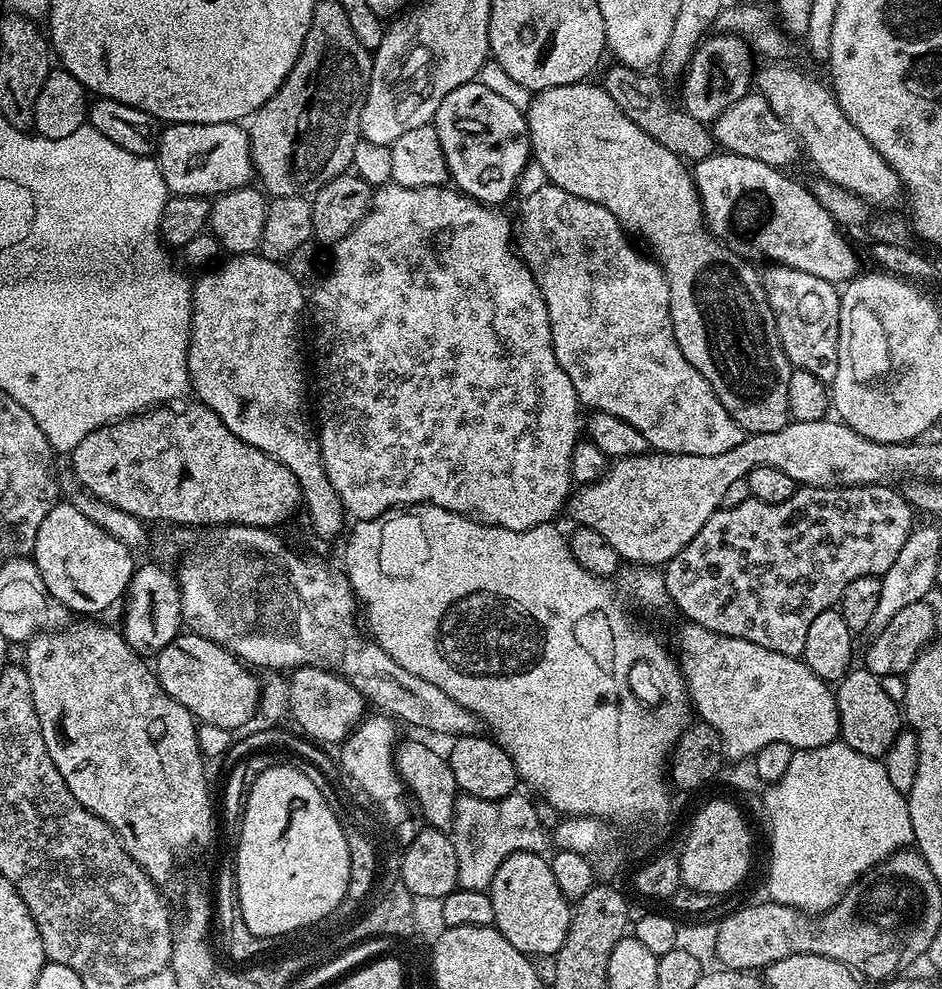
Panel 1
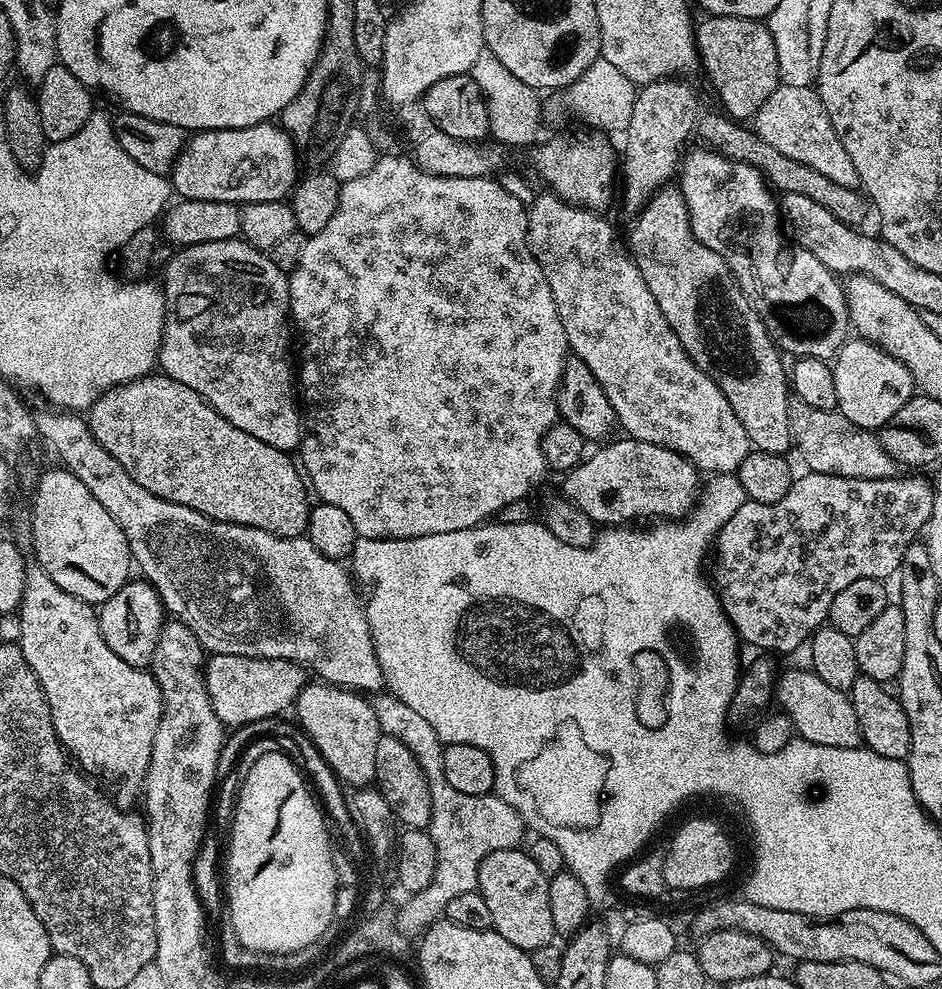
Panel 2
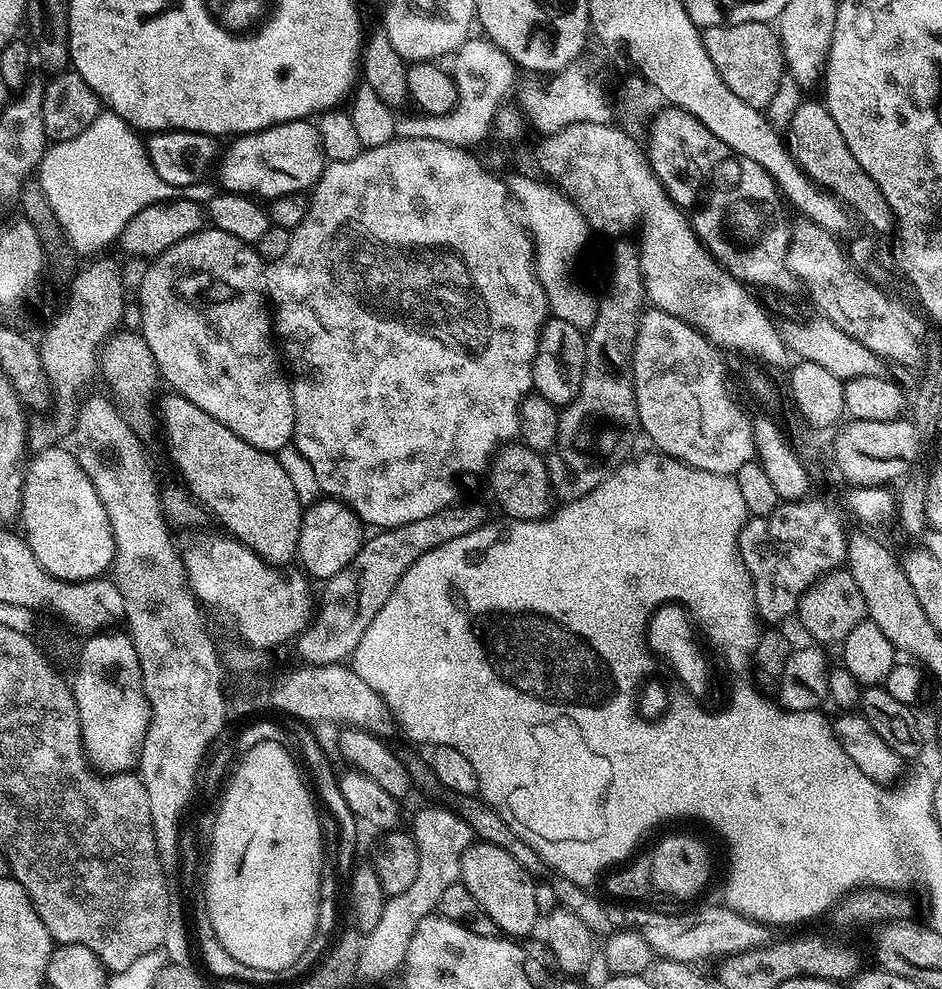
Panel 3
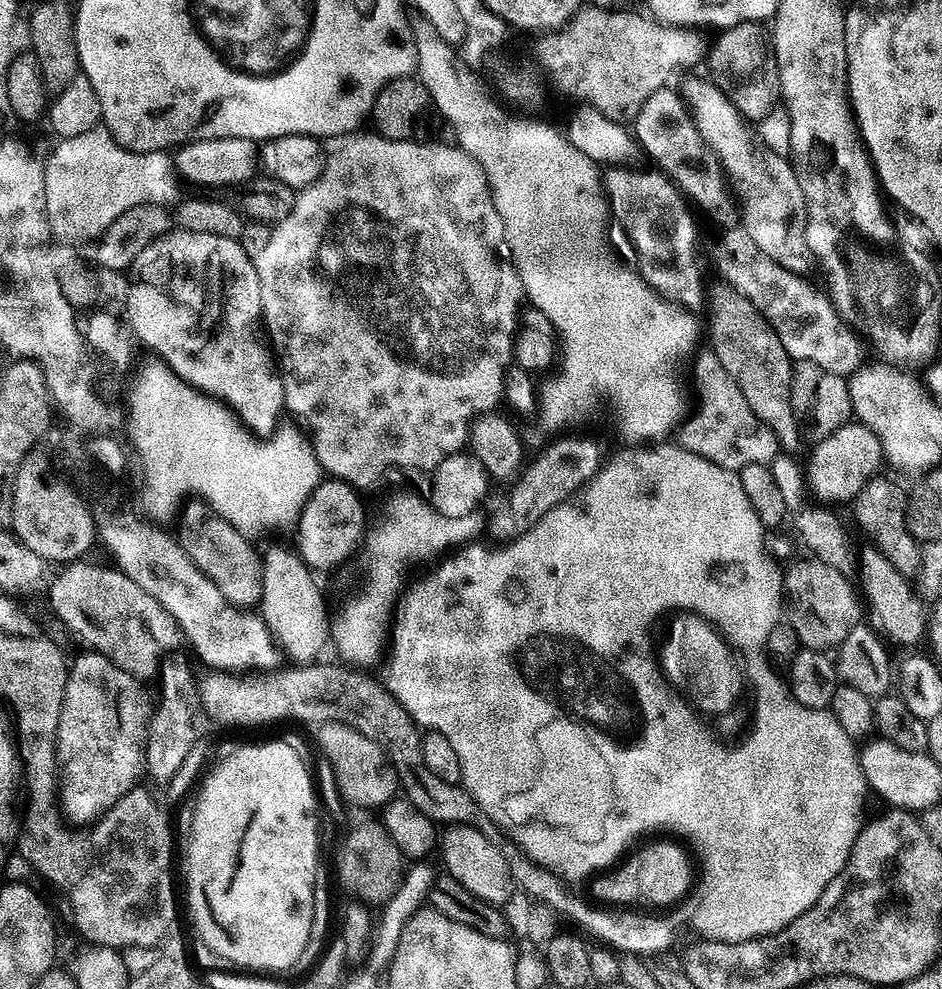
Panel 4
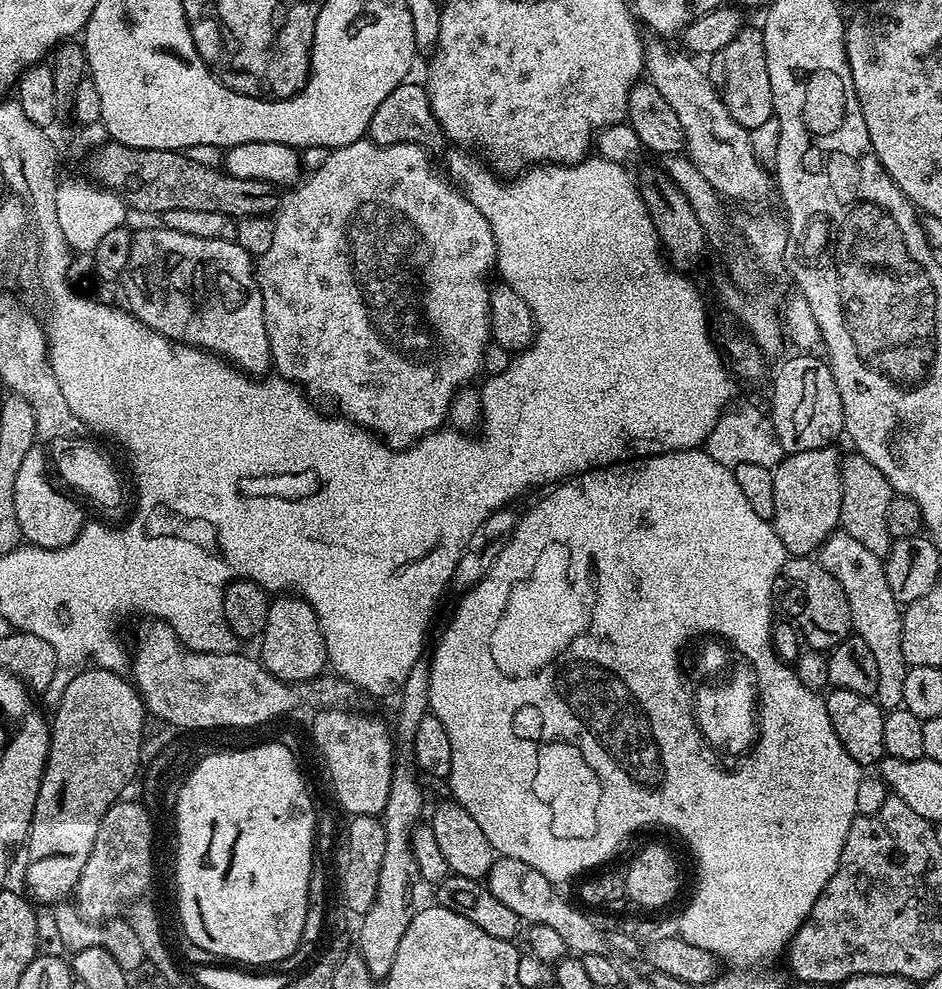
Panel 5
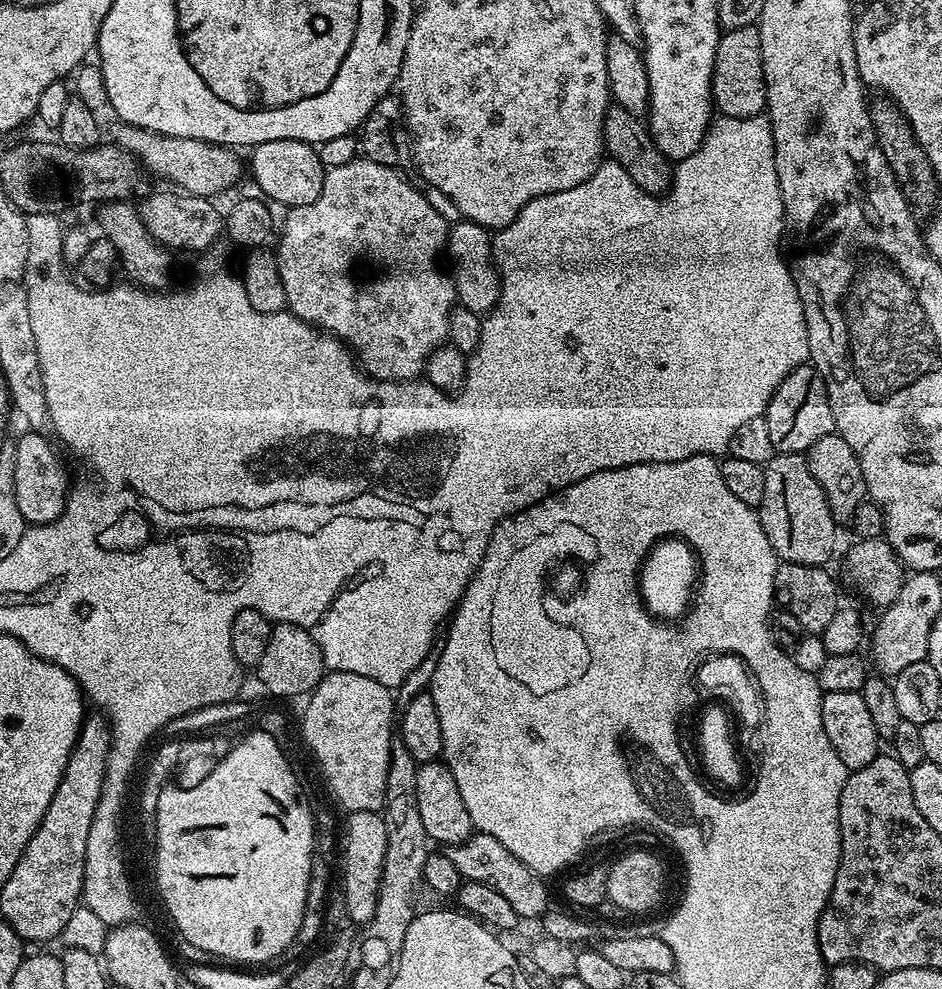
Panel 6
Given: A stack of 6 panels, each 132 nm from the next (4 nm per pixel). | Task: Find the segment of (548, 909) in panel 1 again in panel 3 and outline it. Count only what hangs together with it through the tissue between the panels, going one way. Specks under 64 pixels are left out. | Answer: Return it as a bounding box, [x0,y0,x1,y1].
[459,842,542,938]

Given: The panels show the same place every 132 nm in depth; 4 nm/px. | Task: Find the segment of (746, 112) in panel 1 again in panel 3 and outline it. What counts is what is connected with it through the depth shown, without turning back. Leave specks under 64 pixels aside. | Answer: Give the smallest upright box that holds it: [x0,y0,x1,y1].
[786,100,894,232]

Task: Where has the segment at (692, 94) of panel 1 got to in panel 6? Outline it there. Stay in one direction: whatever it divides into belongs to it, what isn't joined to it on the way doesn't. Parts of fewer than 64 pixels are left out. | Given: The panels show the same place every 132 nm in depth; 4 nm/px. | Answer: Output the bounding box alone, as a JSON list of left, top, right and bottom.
[712,24,768,118]

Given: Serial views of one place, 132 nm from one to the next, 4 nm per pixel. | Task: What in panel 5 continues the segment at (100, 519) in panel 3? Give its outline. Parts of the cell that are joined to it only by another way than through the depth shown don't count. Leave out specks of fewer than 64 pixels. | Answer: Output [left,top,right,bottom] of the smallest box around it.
[14,446,86,548]

